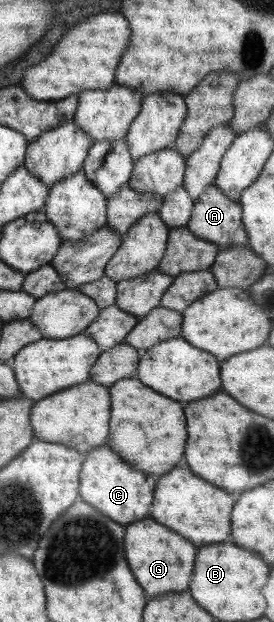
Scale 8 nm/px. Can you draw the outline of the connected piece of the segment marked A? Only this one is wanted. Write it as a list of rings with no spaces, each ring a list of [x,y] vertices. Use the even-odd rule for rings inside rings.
[[[214,183],[193,202],[192,213],[185,225],[198,239],[208,240],[218,249],[247,245],[241,222],[239,202],[224,196]]]

